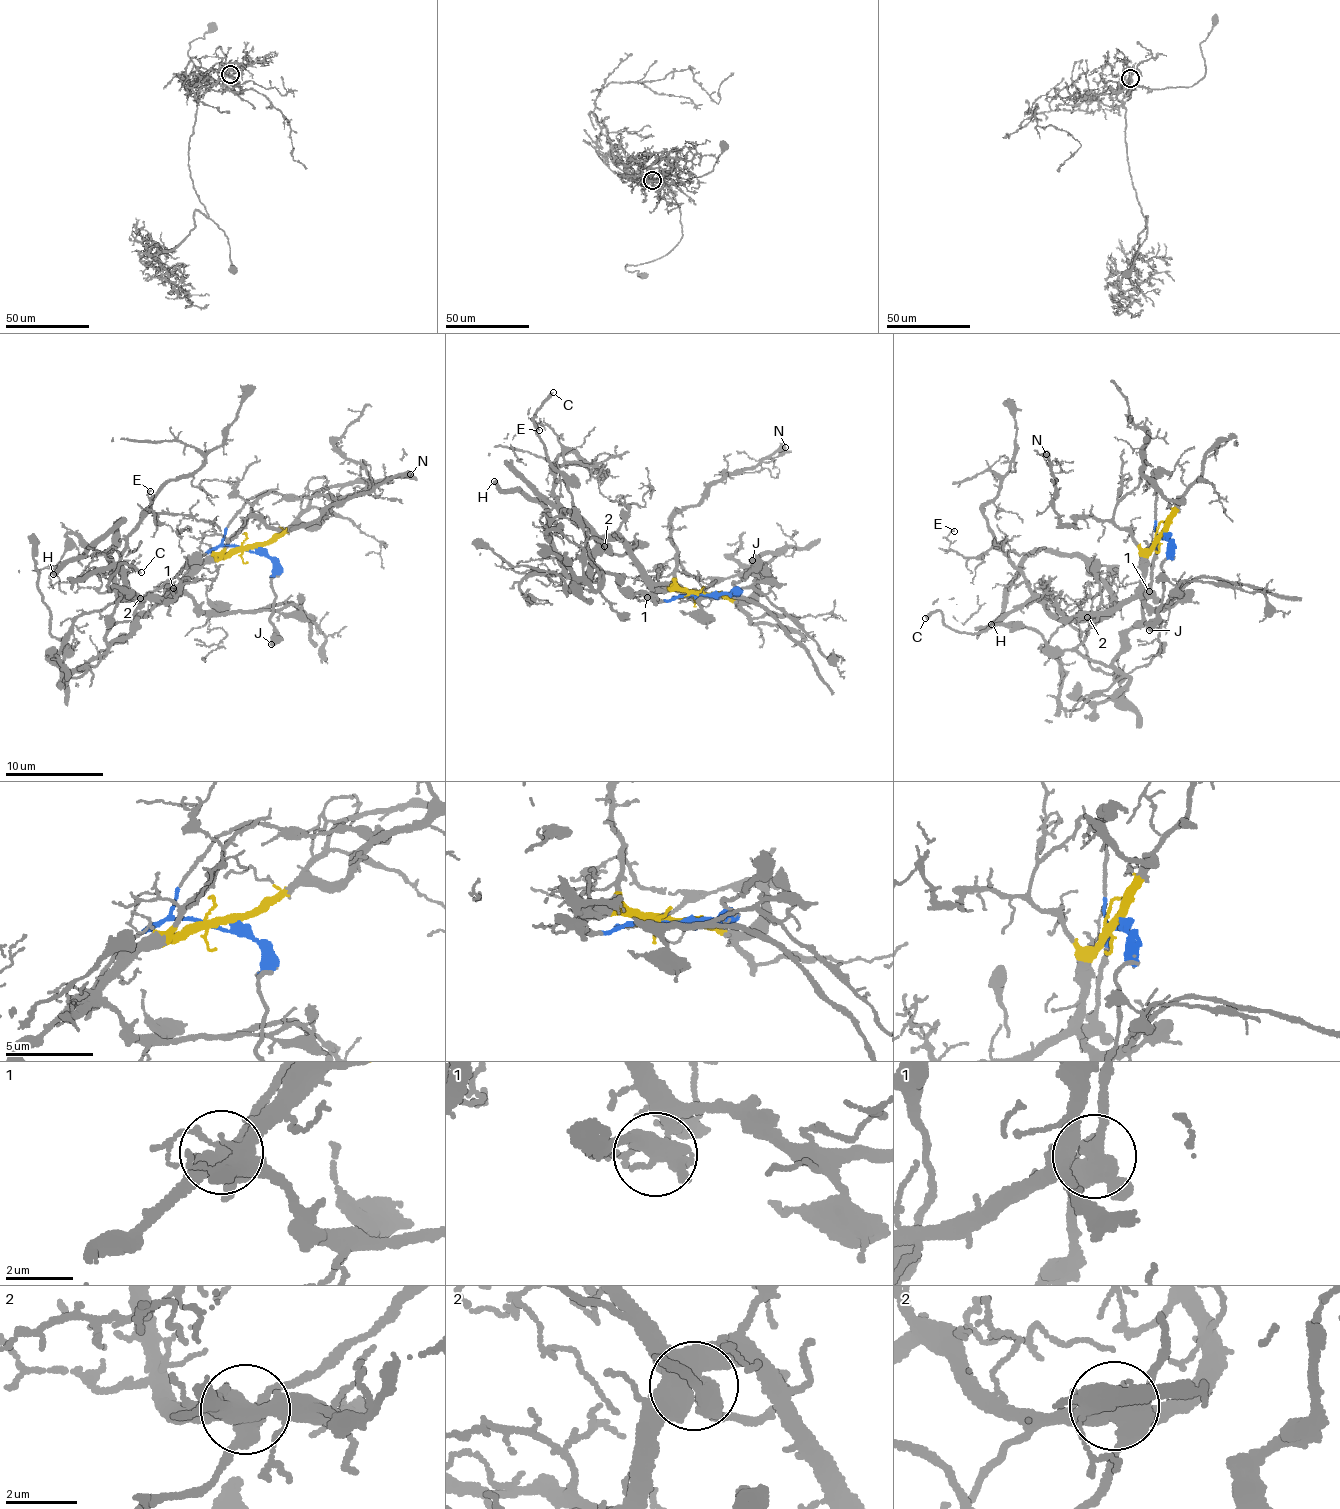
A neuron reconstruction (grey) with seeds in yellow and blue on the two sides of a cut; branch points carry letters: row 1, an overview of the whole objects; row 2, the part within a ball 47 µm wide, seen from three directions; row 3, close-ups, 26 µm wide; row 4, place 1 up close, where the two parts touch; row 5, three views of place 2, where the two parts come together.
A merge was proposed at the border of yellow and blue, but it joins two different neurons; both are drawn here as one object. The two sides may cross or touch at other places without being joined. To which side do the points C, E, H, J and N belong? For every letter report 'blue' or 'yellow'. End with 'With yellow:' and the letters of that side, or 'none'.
C: blue
E: yellow
H: yellow
J: blue
N: yellow
With yellow: E, H, N

